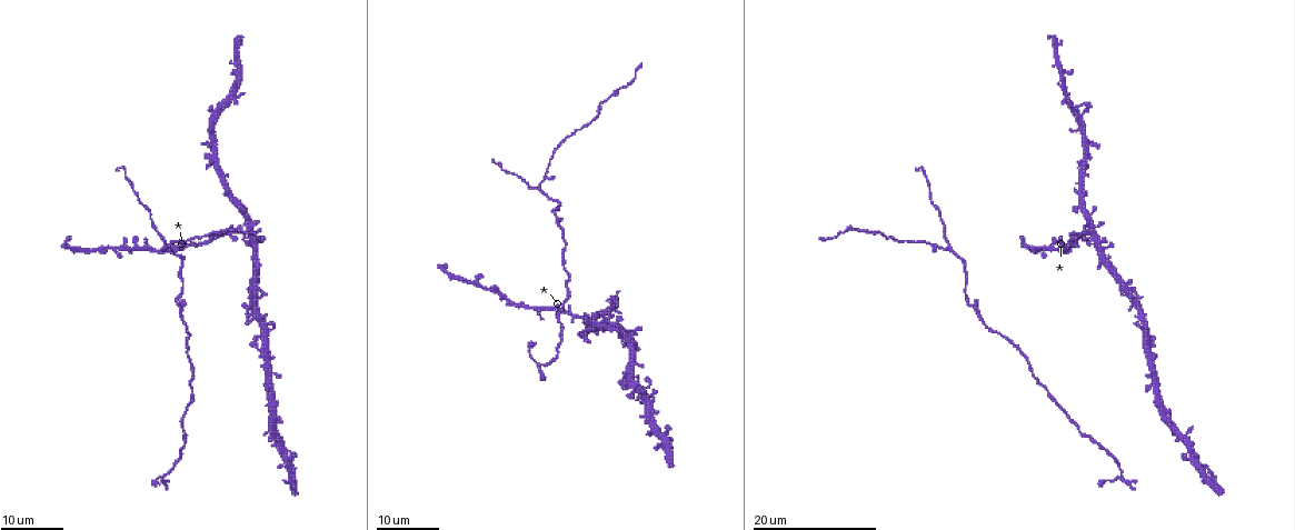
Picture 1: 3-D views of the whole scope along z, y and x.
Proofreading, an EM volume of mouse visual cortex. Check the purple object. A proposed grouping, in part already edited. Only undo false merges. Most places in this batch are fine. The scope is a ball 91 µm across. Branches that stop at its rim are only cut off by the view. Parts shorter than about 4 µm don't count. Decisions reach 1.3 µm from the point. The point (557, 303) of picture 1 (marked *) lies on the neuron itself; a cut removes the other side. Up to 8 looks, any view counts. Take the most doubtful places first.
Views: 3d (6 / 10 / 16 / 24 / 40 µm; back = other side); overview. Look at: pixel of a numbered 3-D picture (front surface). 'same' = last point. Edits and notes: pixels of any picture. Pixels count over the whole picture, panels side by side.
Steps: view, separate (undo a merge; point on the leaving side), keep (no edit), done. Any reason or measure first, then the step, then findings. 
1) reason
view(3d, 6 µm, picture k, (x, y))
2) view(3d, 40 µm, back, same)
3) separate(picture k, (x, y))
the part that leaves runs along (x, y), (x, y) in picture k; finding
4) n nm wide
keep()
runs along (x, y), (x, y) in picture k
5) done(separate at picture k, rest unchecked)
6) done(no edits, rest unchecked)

three-way junction
view(3d, 24 µm, picture 1, (949, 246))

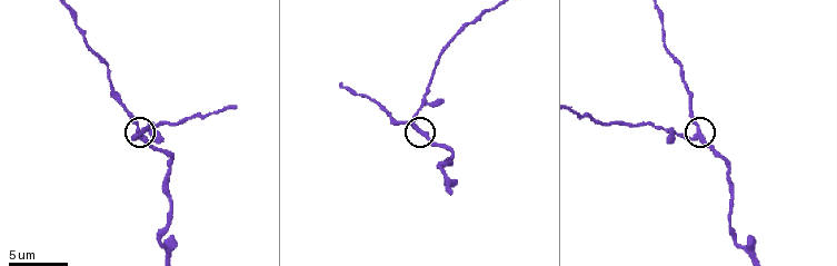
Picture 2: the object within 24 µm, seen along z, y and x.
view(3d, 6 µm, picture 2, (419, 131))

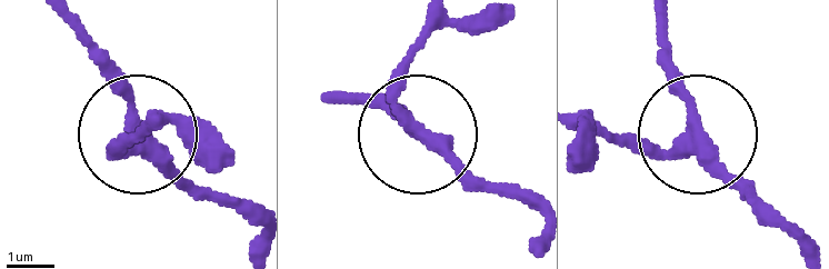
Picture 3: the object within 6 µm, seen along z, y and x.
270 nm wide
keep()
continuous, no second neuron

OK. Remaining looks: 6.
thick turns thin
view(3d, 16 µm, picture 1, (243, 232))

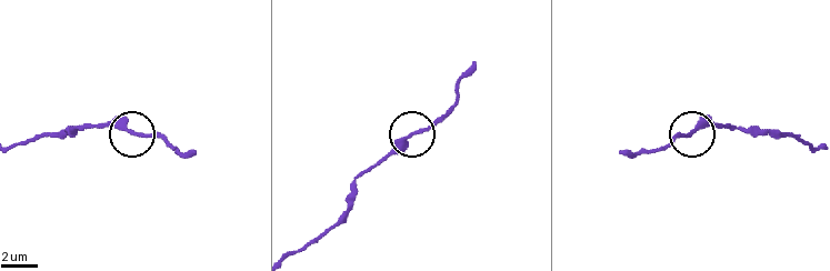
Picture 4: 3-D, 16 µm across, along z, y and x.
view(3d, 6 µm, picture 4, (691, 129))

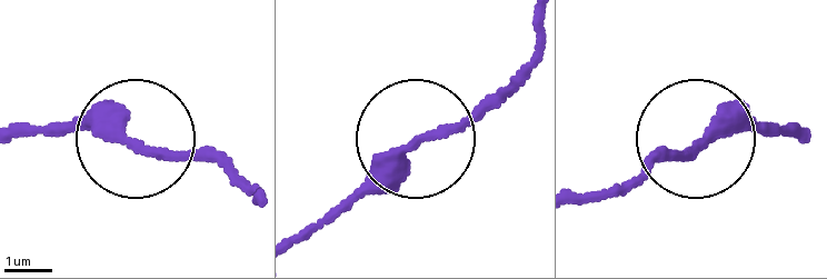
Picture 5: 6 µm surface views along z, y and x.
270 nm wide
keep()
runs along (803, 136), (715, 132), (647, 165) in picture 5; all the same neuron

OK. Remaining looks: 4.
sudden change in width
view(3d, 24 µm, picture 1, (223, 230))

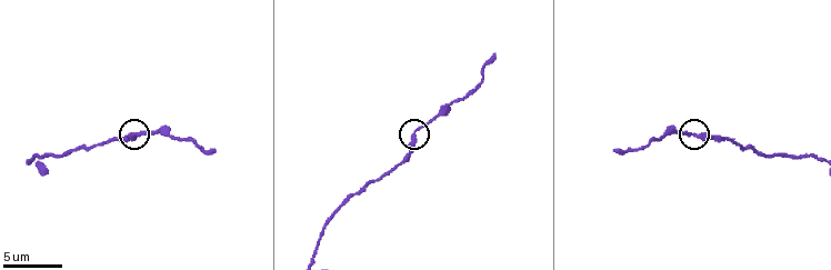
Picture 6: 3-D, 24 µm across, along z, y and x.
closer look
view(3d, 10 µm, picture 6, (413, 135))

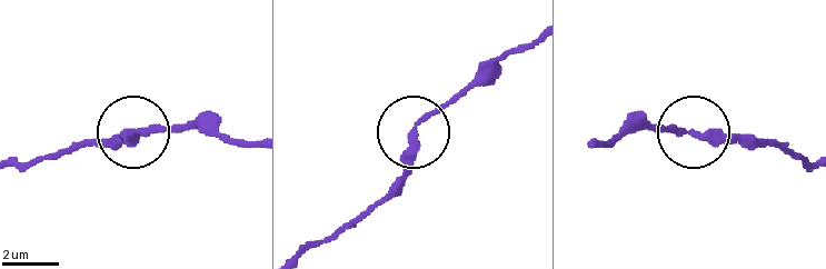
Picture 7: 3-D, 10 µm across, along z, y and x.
keep()
runs along (18, 166), (111, 145), (140, 130), (209, 130) in picture 7; all the same neuron

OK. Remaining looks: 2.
view(3d, 16 µm, picture 2, (170, 159))

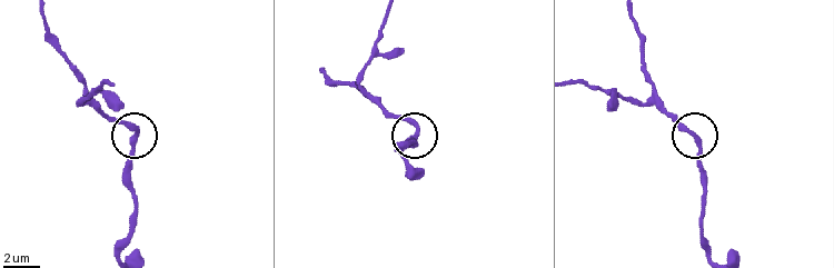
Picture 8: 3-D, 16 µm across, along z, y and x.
view(3d, 16 µm, back, picture 8, (131, 141))

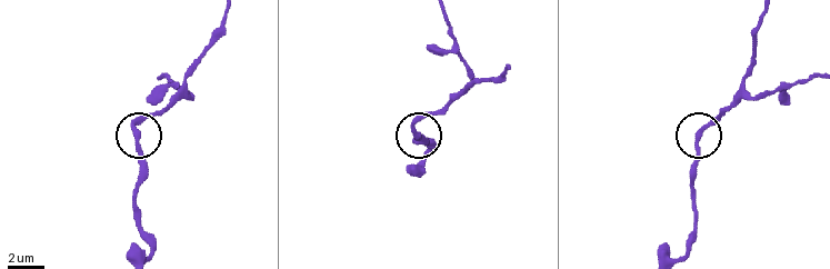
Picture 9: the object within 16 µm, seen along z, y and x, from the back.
keep()
all the same neuron

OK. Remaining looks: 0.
done(no edits, rest unchecked)

